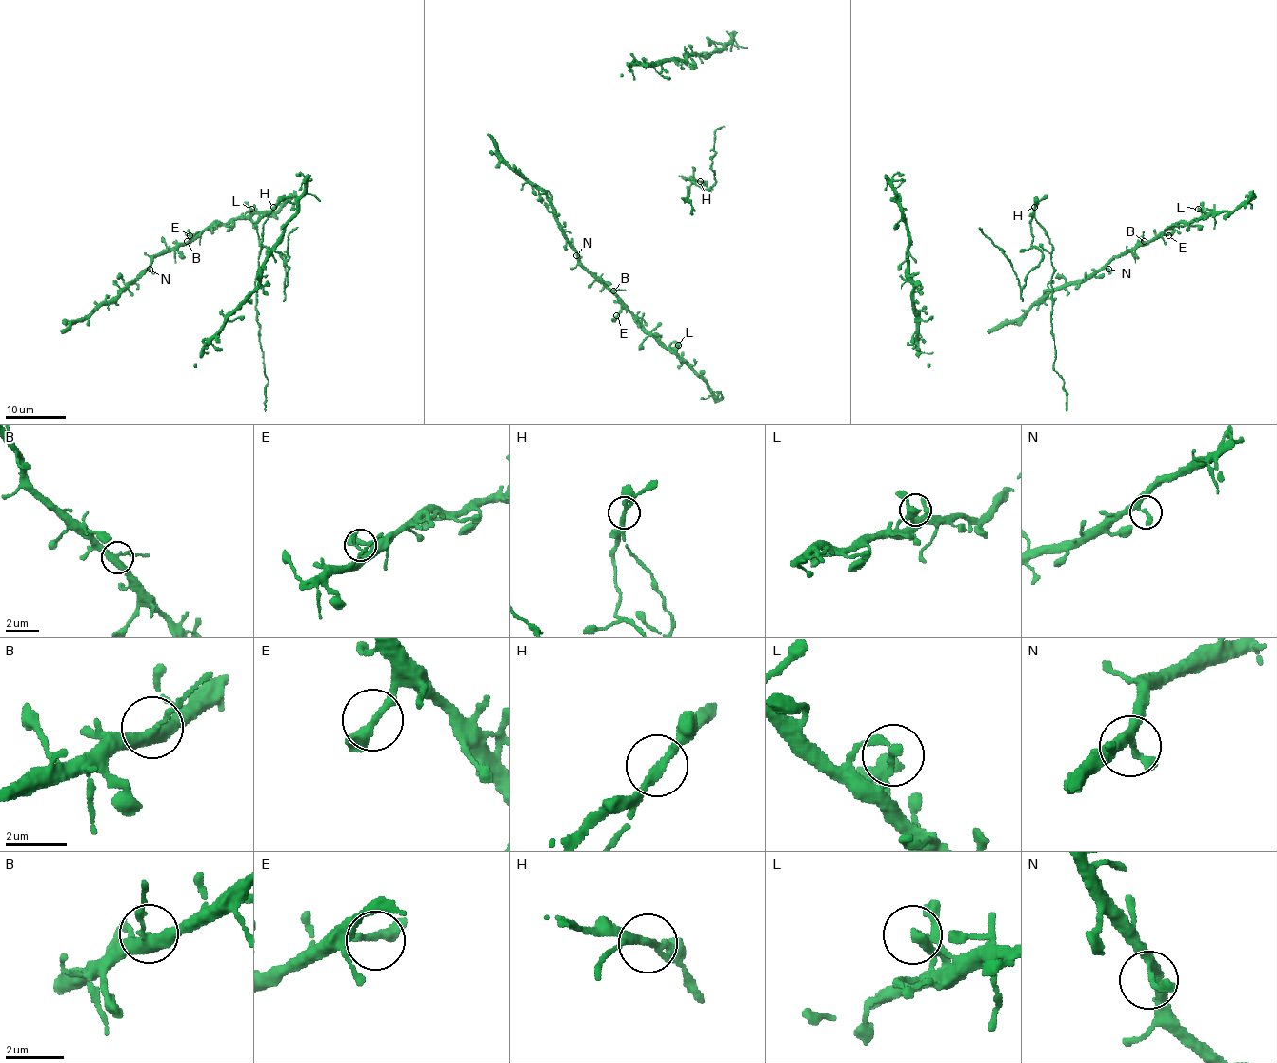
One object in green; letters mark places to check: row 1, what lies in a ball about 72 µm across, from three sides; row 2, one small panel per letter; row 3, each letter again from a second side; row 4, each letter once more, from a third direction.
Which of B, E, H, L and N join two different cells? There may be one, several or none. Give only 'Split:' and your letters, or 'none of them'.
Split: H

